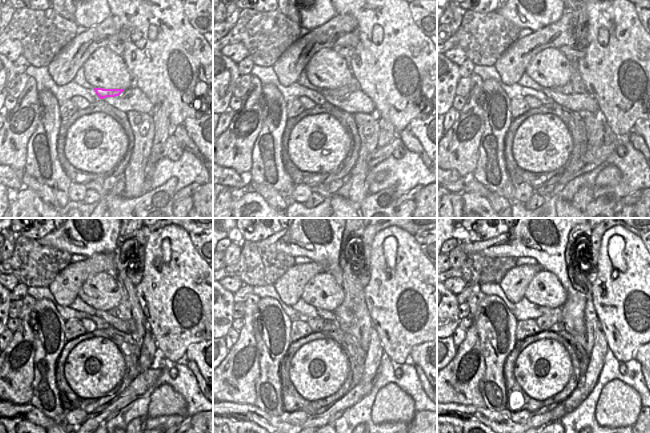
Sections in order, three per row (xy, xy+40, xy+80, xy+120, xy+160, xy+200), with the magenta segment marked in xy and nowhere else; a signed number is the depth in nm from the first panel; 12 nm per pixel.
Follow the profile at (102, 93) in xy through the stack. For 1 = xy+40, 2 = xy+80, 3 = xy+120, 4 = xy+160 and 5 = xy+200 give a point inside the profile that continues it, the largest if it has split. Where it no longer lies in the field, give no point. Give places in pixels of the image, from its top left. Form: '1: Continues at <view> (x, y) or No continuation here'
1: Continues at xy+40 (353, 86)
2: Continues at xy+80 (575, 84)
3: Continues at xy+120 (129, 308)
4: Continues at xy+160 (354, 301)
5: Continues at xy+200 (577, 280).

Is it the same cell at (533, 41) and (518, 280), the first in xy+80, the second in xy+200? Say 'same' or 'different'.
same

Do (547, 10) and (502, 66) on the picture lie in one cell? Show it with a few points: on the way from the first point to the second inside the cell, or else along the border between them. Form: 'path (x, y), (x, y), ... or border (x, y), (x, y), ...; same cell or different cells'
border (555, 22), (549, 23), (533, 32); different cells

